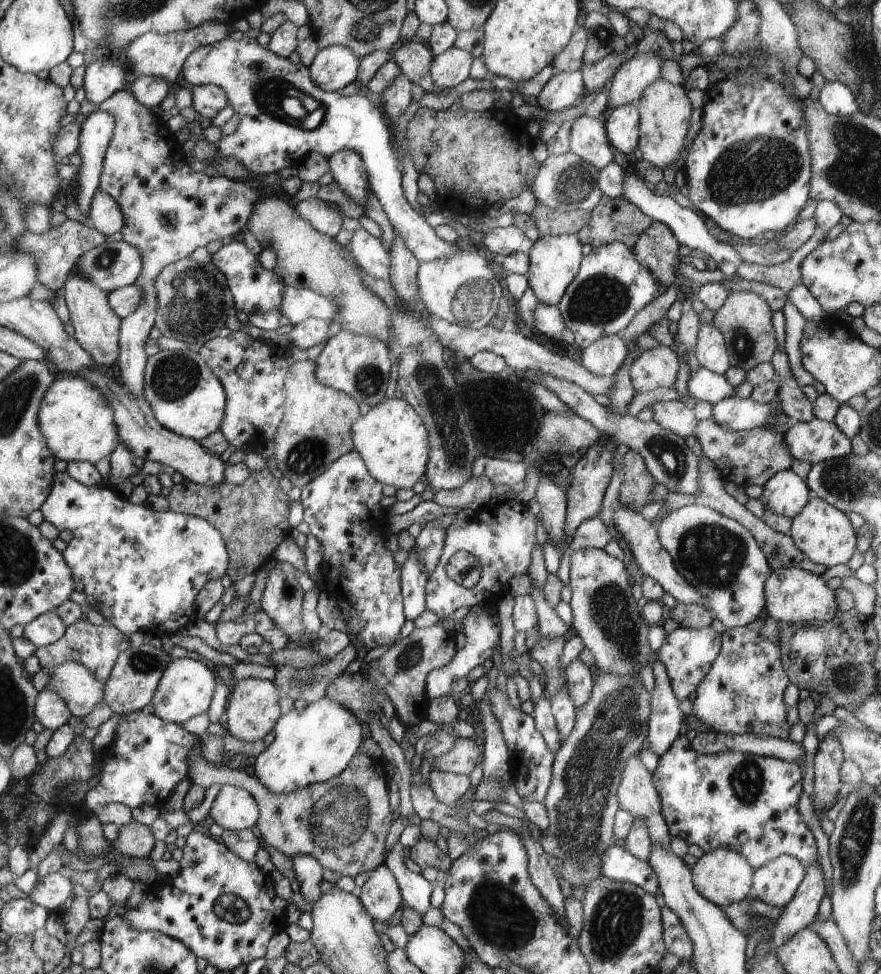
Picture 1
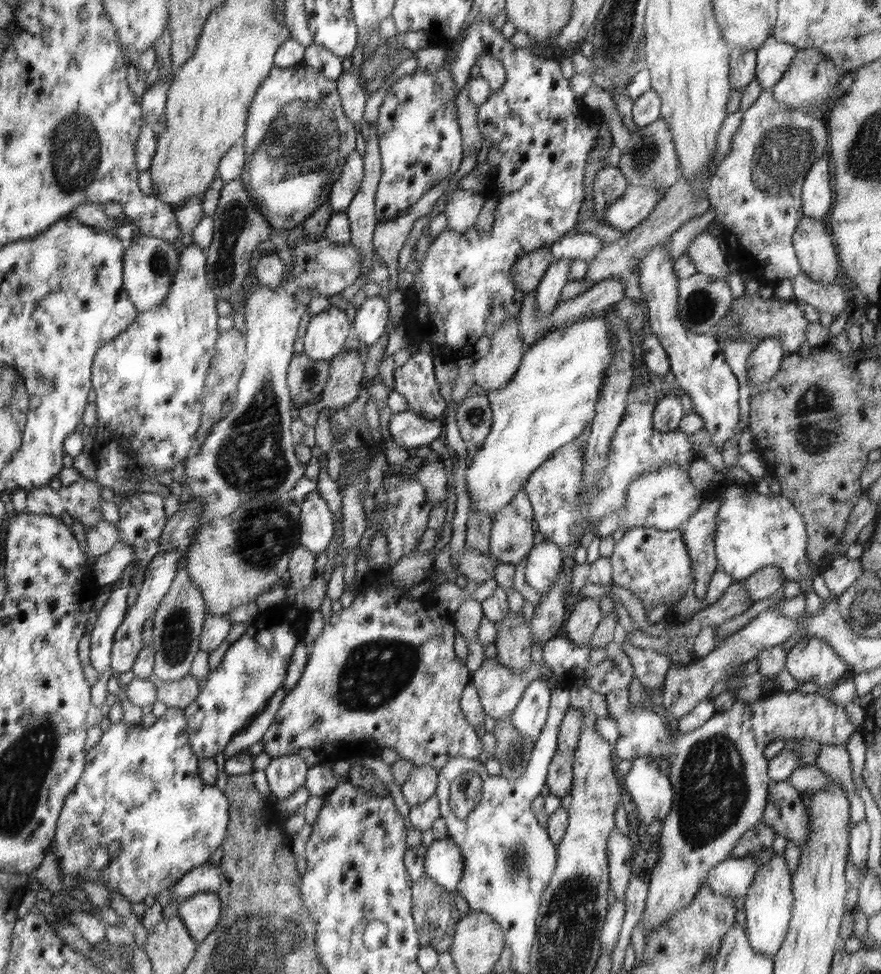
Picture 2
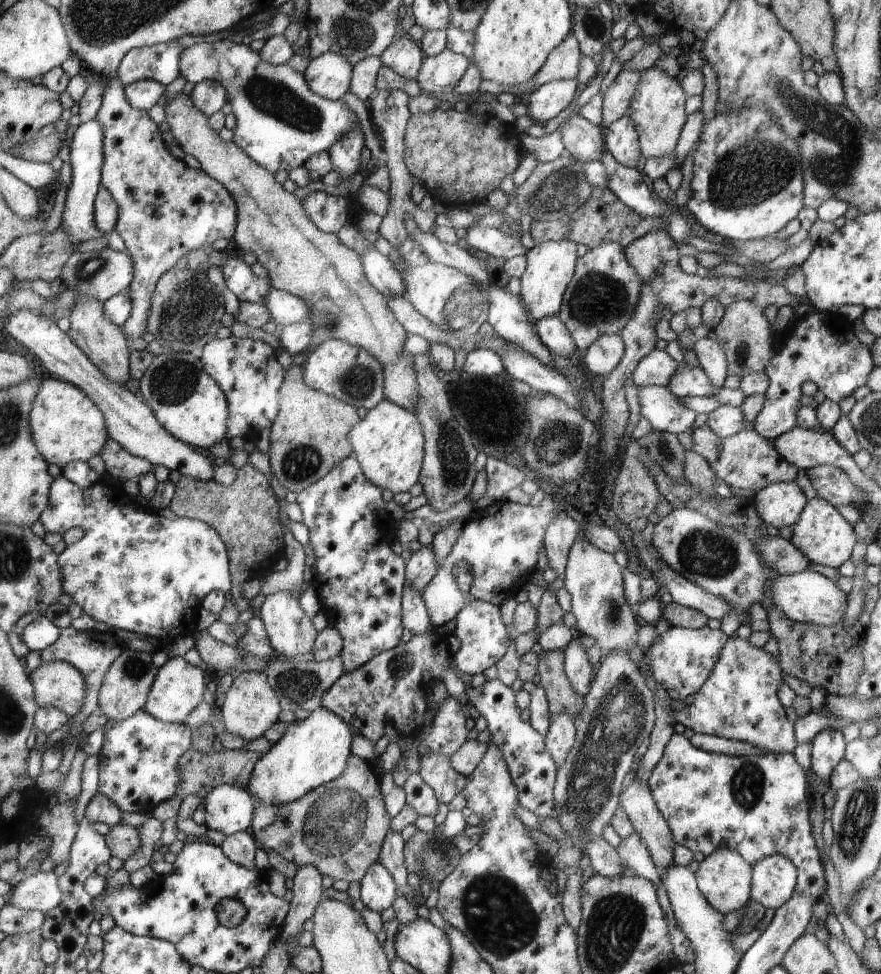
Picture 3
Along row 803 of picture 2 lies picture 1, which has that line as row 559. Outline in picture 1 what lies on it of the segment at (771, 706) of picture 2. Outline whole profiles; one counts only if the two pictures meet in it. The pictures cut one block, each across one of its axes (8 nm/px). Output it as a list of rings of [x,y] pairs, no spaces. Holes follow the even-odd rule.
[[[691,504],[671,511],[657,526],[664,550],[669,552],[677,570],[710,600],[710,609],[726,628],[742,628],[760,616],[765,609],[765,584],[773,573],[767,555],[753,533],[737,519],[728,518],[707,506]]]

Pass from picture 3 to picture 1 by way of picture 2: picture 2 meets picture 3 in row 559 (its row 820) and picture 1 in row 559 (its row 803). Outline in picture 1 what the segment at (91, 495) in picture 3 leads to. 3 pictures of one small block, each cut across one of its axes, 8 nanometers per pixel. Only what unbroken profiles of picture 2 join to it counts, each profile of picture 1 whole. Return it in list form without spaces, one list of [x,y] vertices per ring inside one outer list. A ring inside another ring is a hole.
[[[66,471],[58,473],[54,477],[53,486],[50,489],[49,496],[46,497],[44,504],[40,508],[44,520],[50,522],[61,530],[70,530],[74,534],[74,538],[64,548],[62,554],[65,557],[65,561],[69,563],[69,566],[73,569],[74,586],[77,586],[78,592],[83,592],[90,598],[90,606],[96,610],[96,612],[102,614],[106,620],[112,623],[114,628],[117,628],[125,634],[130,636],[132,632],[146,632],[150,635],[157,637],[165,637],[171,633],[183,632],[188,626],[195,624],[198,620],[198,614],[195,609],[195,600],[200,590],[204,588],[206,582],[210,580],[220,580],[224,574],[228,573],[229,566],[229,551],[226,545],[224,536],[221,531],[217,529],[213,524],[206,522],[206,519],[195,515],[187,515],[184,513],[178,513],[177,511],[172,512],[154,512],[150,508],[146,508],[146,504],[140,504],[134,506],[132,502],[128,502],[125,496],[122,496],[115,488],[104,486],[84,486],[77,481],[77,479],[70,478]]]

